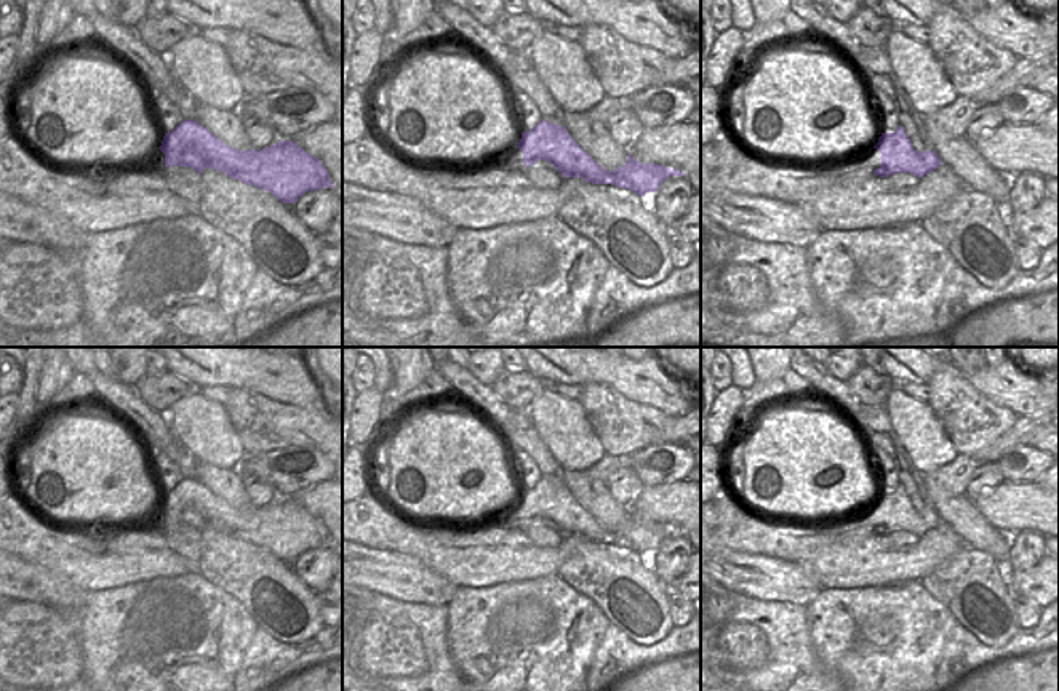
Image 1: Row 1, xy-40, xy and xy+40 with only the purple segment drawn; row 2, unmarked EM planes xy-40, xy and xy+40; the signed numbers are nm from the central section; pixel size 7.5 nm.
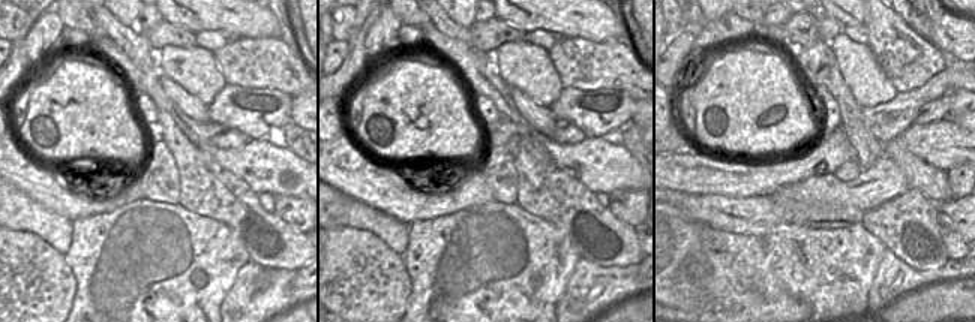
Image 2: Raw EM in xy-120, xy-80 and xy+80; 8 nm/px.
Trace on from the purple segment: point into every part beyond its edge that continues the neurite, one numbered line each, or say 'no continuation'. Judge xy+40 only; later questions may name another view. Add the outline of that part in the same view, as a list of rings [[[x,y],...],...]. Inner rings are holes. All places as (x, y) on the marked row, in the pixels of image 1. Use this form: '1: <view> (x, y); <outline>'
1: xy+40 (871, 162); [[[873,149],[870,154],[864,155],[859,160],[851,160],[849,163],[829,166],[827,171],[822,170],[819,174],[817,170],[808,181],[819,179],[824,176],[846,176],[854,171],[875,171],[881,166],[881,154],[880,150]]]

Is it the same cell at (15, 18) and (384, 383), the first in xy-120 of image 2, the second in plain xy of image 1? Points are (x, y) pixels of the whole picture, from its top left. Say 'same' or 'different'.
different

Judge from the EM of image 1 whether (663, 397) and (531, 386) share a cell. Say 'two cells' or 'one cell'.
two cells

